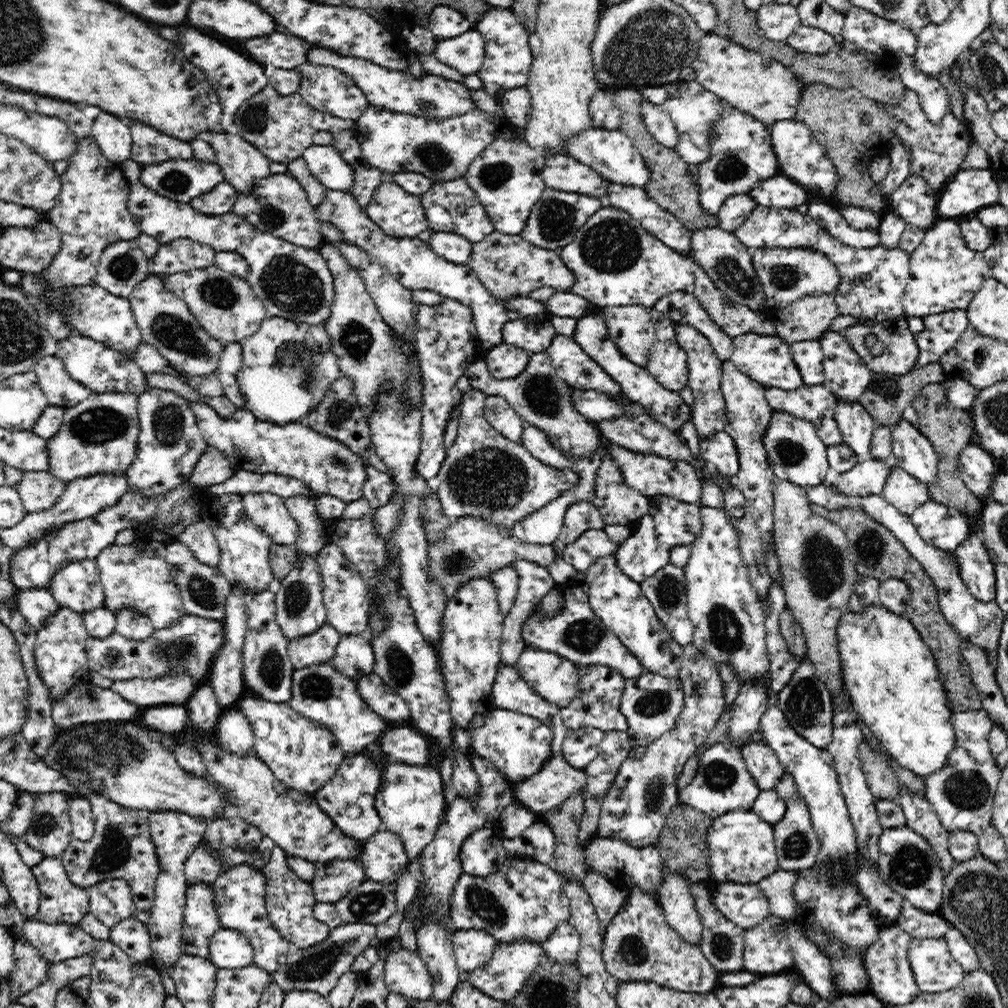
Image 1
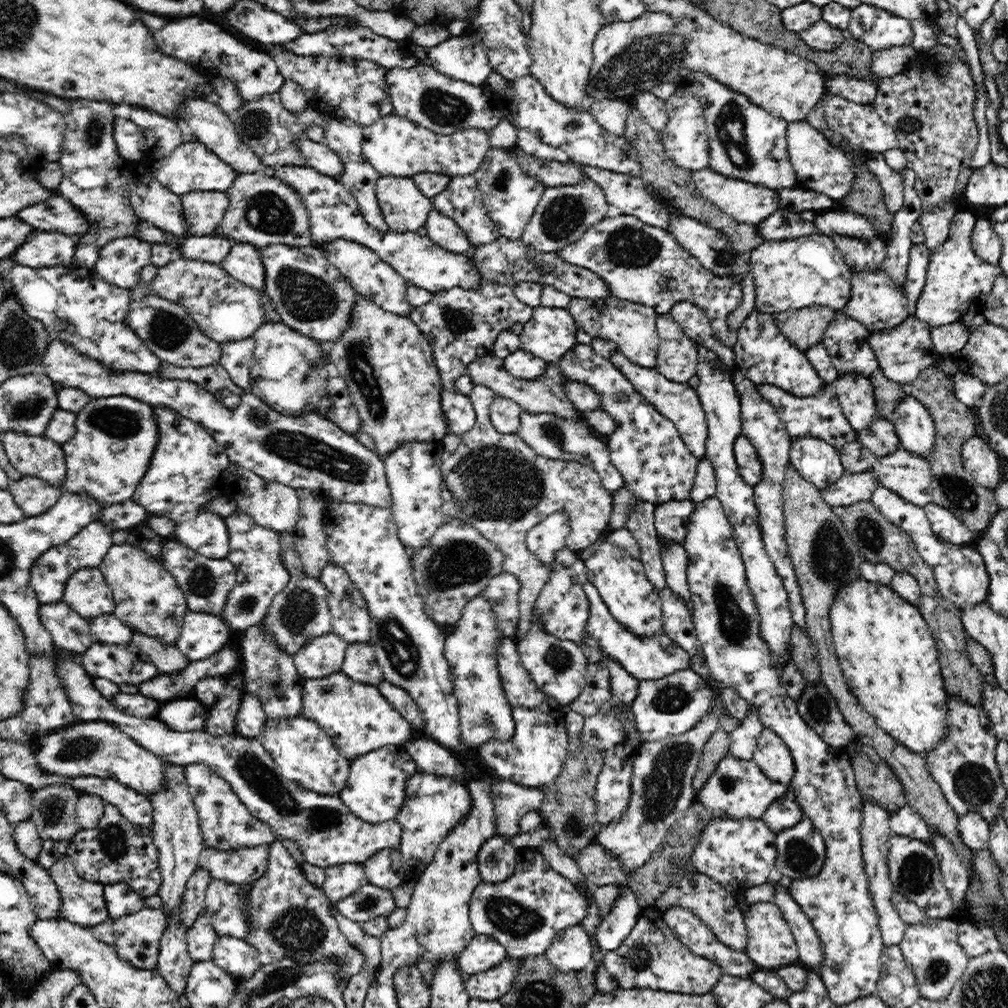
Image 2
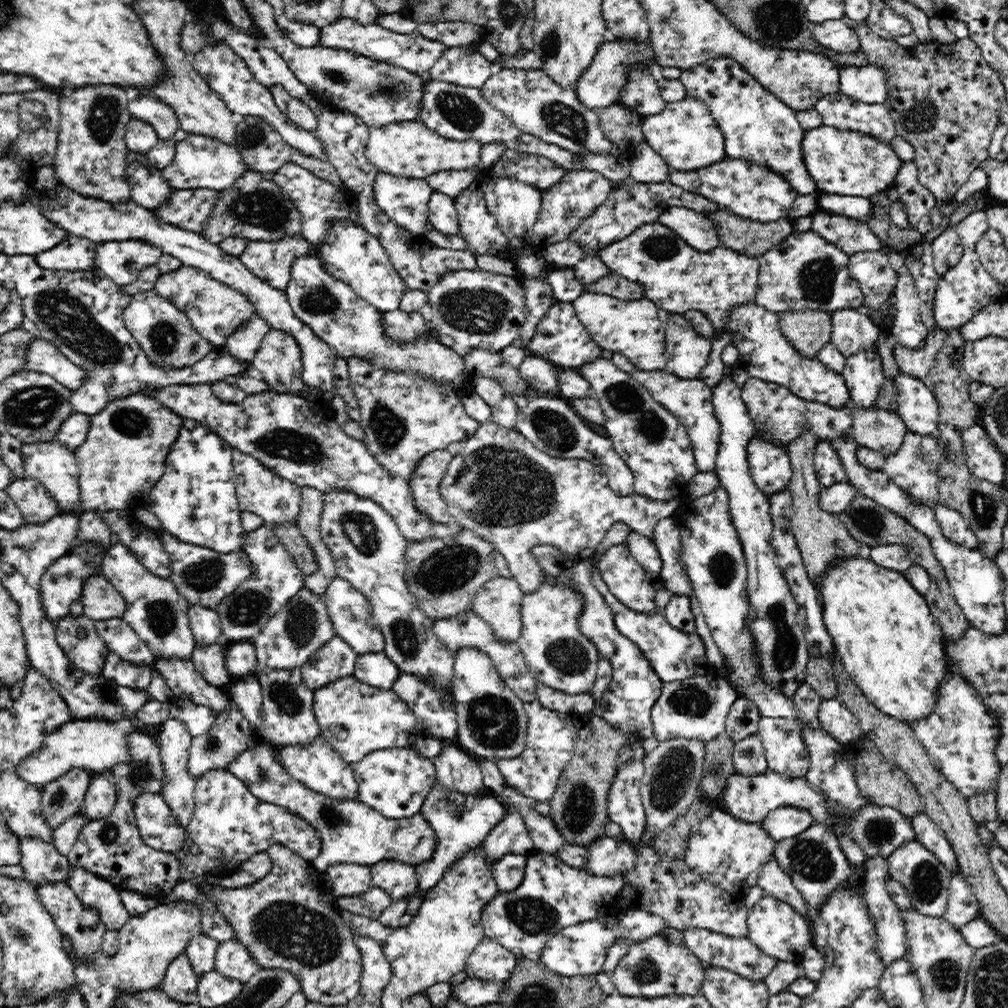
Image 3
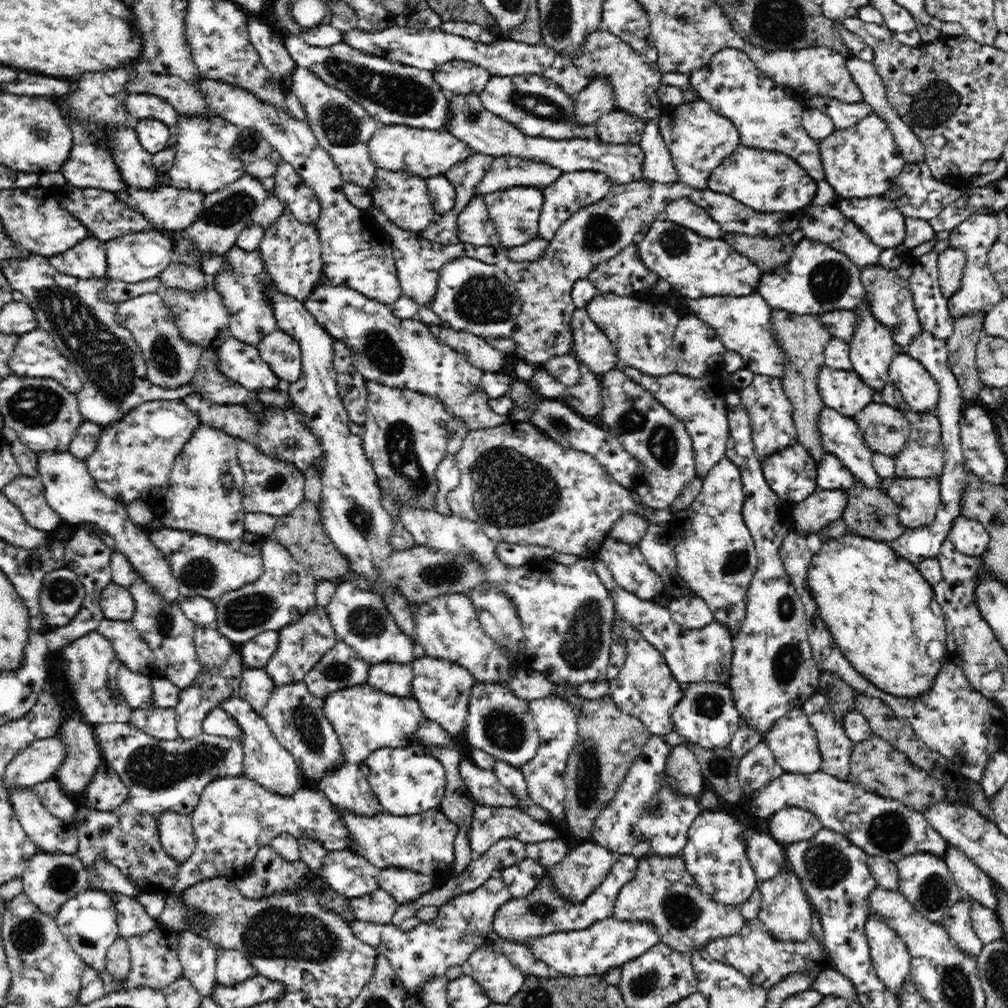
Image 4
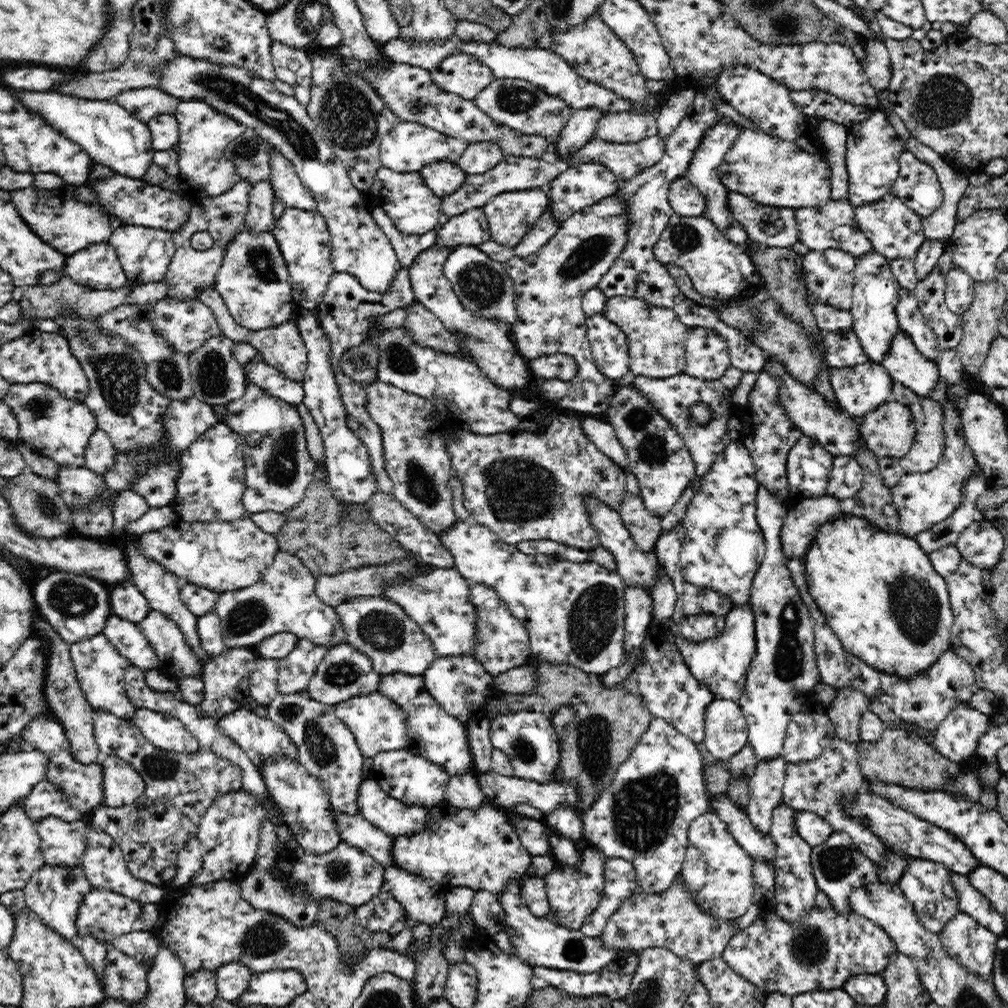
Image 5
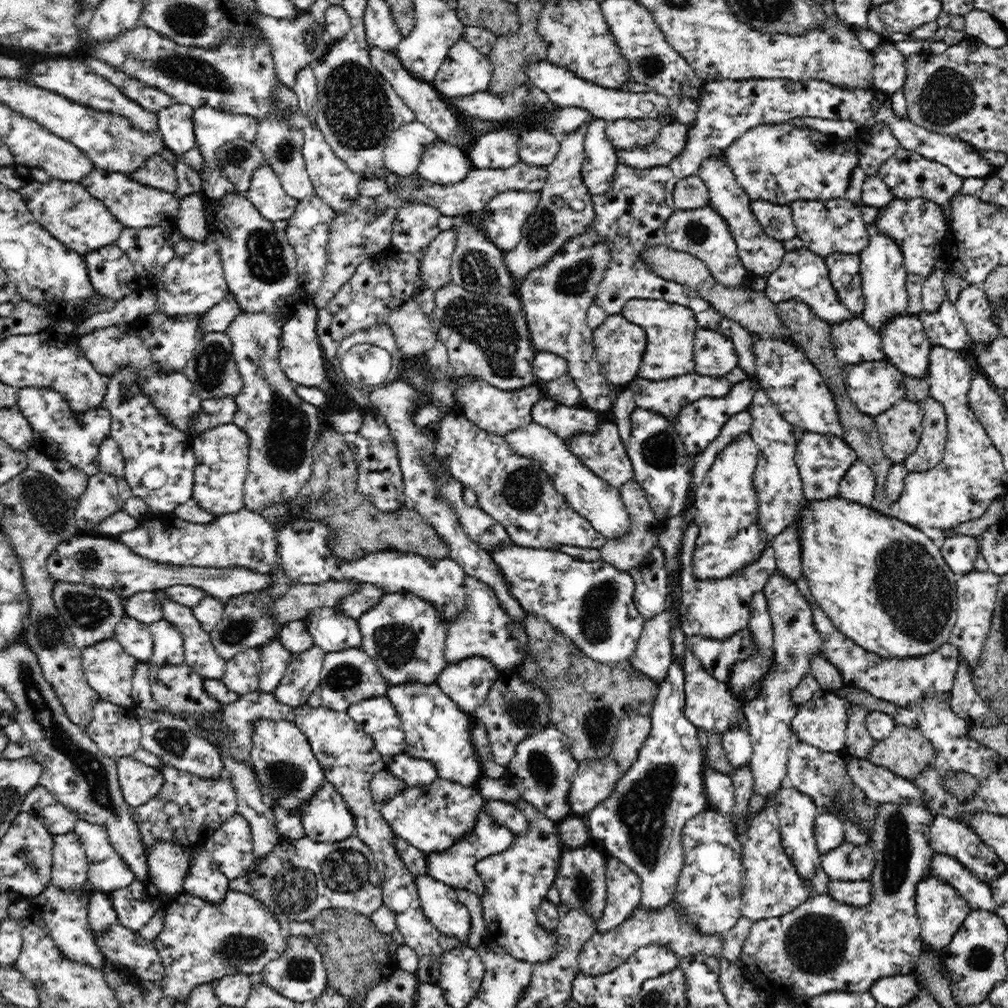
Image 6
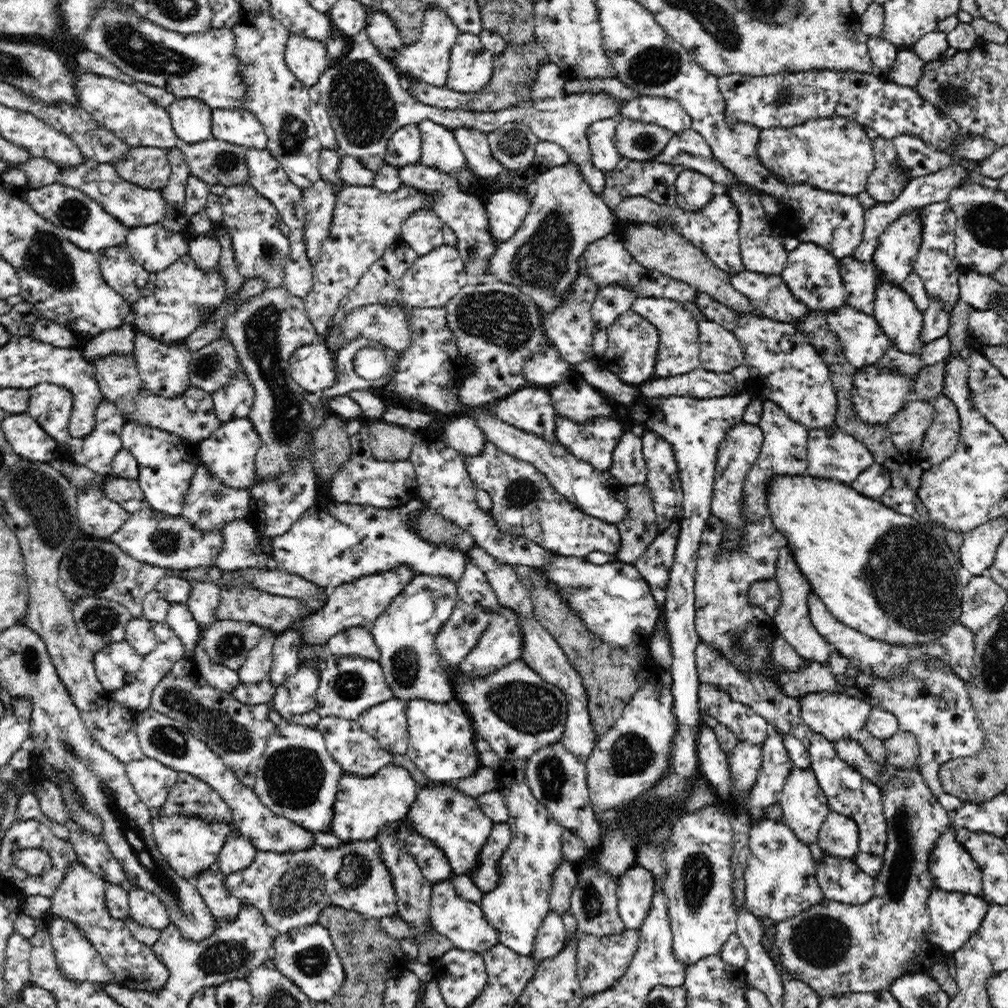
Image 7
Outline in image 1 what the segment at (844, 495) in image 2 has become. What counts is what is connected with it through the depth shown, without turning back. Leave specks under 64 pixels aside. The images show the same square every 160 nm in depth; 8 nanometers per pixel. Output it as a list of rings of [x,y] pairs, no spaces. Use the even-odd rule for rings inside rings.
[[[863,459],[843,473],[828,469],[824,481],[844,495],[880,495],[890,470],[892,467],[888,460]]]

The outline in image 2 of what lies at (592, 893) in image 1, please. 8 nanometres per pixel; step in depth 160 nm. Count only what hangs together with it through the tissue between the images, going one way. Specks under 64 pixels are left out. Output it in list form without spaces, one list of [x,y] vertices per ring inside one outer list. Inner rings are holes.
[[[621,885],[612,910],[599,922],[595,930],[599,949],[604,951],[617,949],[634,928],[641,911],[634,892]]]

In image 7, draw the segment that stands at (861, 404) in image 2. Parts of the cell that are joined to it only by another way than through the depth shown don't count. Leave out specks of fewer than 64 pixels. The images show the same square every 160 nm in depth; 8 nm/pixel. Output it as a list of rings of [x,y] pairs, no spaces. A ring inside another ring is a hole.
[[[912,208],[904,212],[879,236],[872,264],[888,277],[893,284],[904,284],[913,272],[913,262],[918,254],[924,231],[923,208]]]

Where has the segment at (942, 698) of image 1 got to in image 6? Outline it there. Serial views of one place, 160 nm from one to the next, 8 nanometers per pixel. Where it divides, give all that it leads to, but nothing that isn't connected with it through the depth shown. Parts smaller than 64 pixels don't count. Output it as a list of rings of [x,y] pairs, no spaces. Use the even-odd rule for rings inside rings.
[[[844,496],[804,500],[795,518],[801,544],[801,566],[811,596],[832,624],[856,645],[880,657],[926,656],[949,643],[957,621],[957,584],[960,576],[946,564],[941,549],[919,529],[898,518],[848,501]]]

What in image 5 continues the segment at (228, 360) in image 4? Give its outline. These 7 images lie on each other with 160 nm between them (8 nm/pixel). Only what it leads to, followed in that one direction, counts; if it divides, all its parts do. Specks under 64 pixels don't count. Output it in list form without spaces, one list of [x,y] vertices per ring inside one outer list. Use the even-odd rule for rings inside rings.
[[[254,357],[243,366],[243,371],[247,382],[259,386],[284,403],[295,405],[301,403],[304,398],[301,381],[288,378],[264,359]]]

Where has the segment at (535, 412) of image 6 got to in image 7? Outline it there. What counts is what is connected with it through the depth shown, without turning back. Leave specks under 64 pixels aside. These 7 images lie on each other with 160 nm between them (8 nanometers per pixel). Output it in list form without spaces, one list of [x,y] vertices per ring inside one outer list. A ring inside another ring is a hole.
[[[556,416],[559,443],[576,458],[590,463],[596,470],[608,472],[612,466],[612,453],[622,436],[625,425],[616,419],[594,419],[588,423],[574,423]]]

